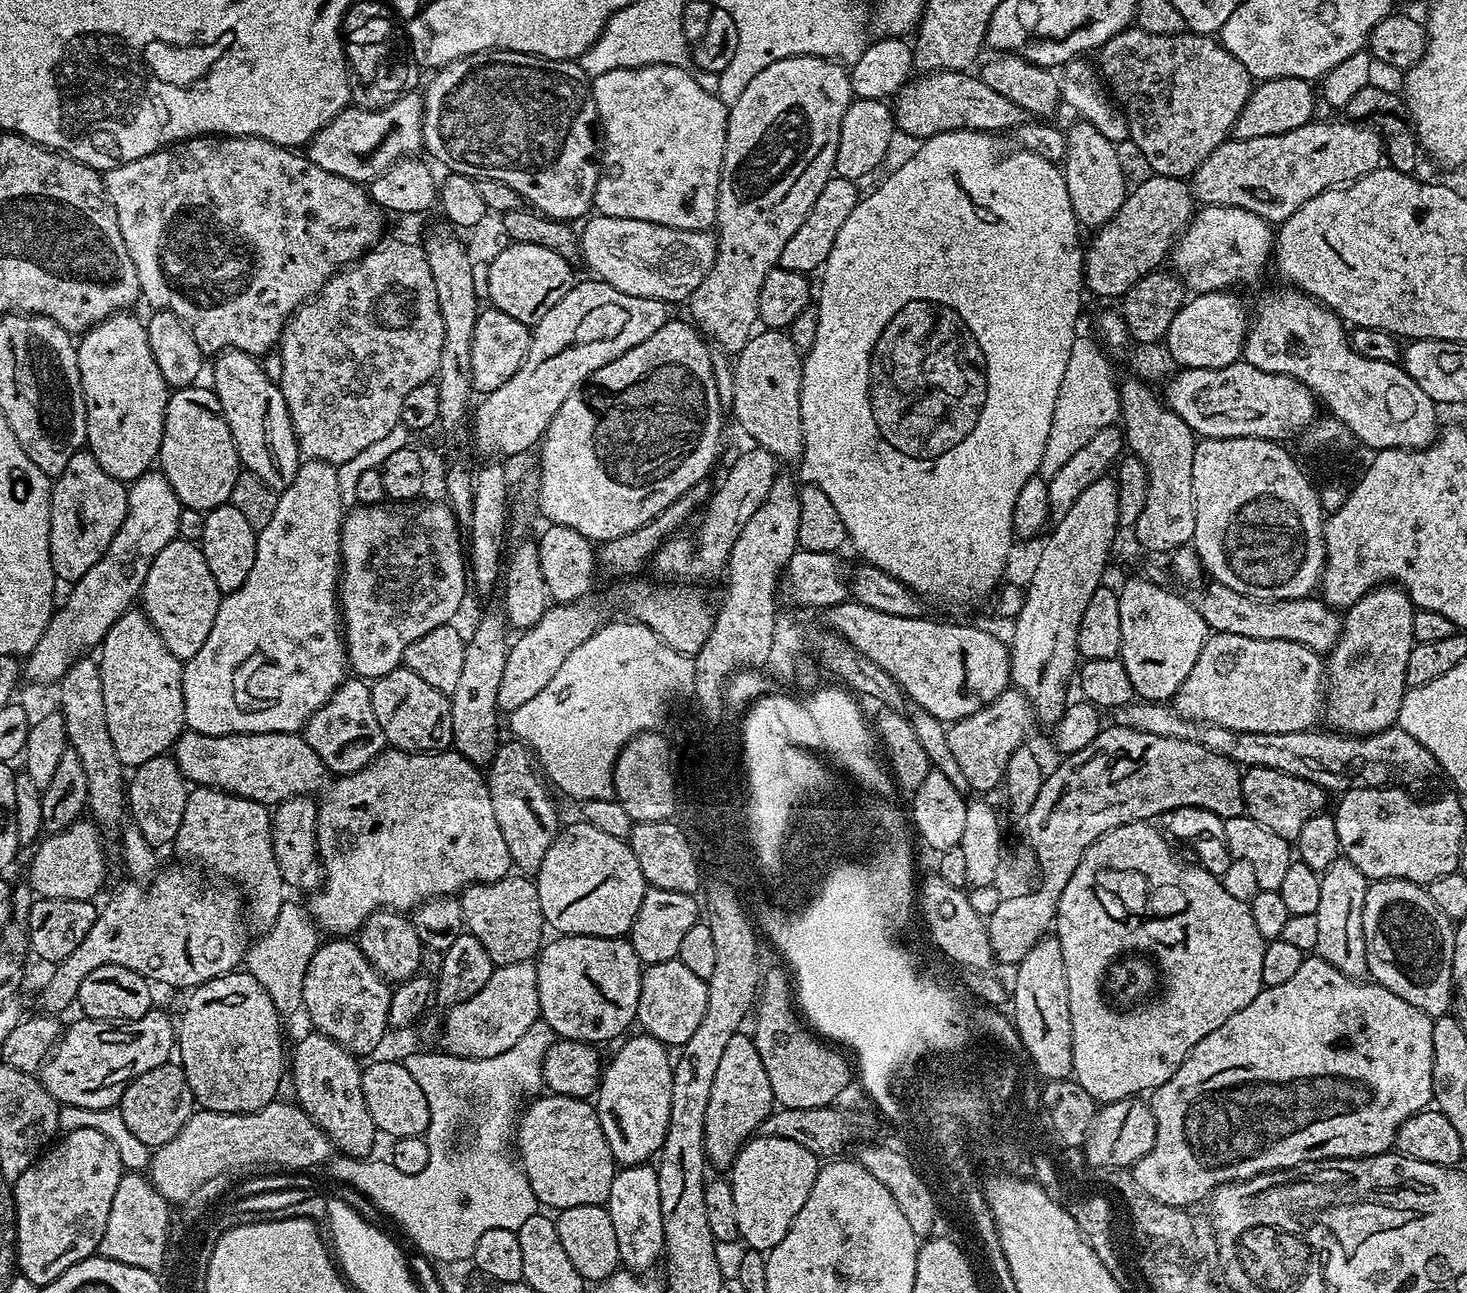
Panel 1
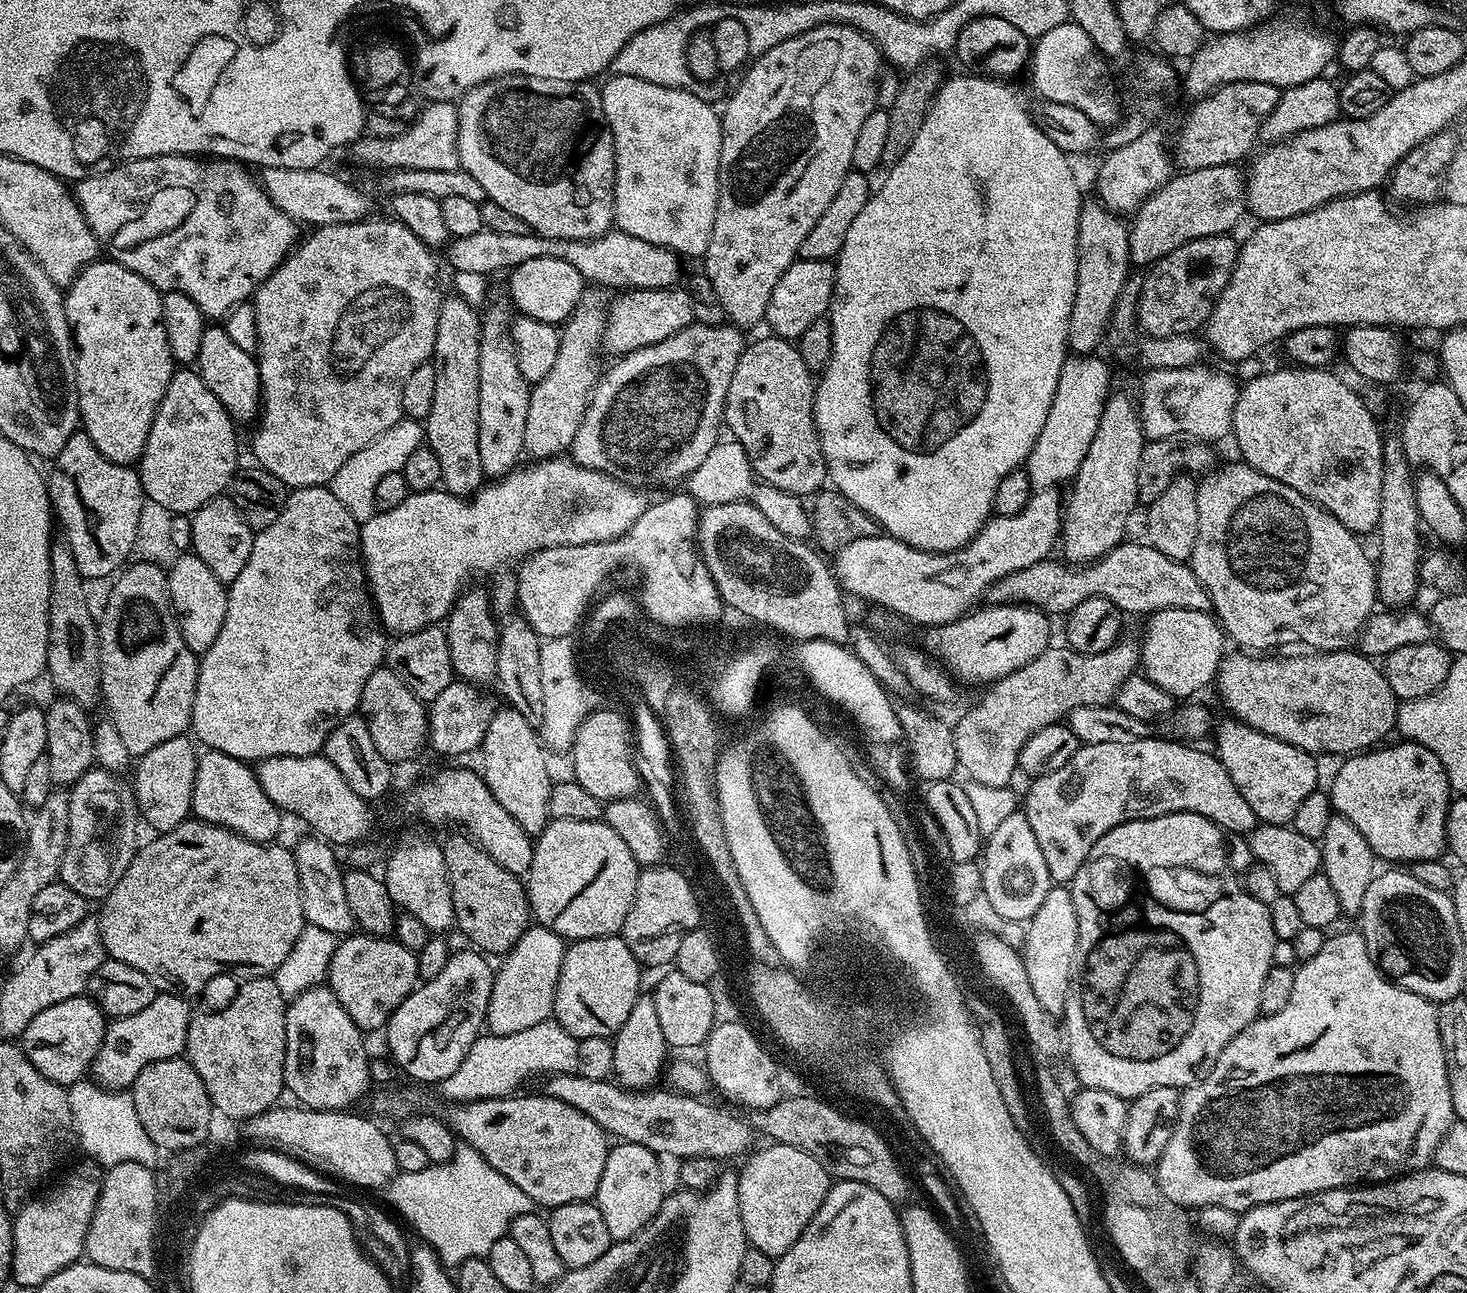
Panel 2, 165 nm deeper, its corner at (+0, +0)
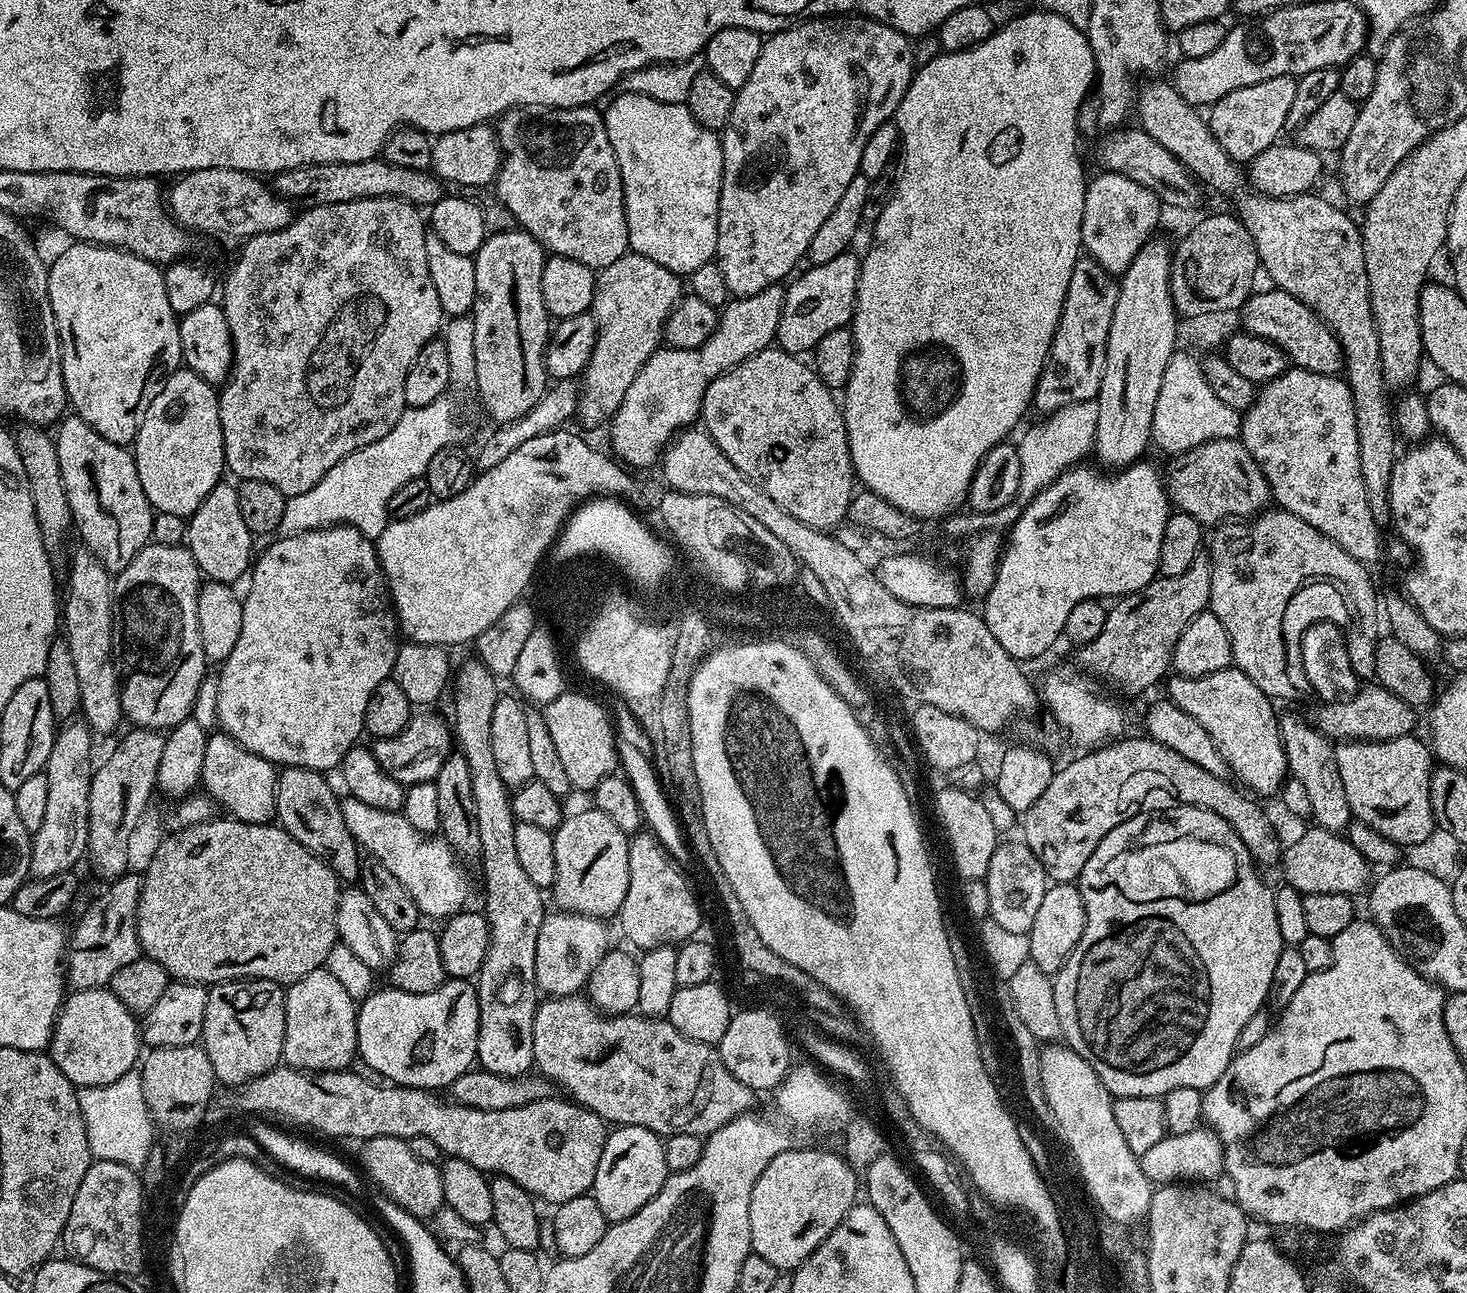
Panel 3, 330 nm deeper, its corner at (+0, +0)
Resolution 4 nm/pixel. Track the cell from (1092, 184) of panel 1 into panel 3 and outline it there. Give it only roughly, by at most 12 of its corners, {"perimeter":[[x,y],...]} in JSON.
{"perimeter":[[1076,261],[1032,404],[1095,400],[1120,285]]}

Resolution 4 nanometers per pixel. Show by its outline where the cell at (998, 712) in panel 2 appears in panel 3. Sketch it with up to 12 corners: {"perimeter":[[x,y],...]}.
{"perimeter":[[1212,565],[1160,576],[1108,608],[1079,667],[1124,692],[1172,668],[1208,608]]}

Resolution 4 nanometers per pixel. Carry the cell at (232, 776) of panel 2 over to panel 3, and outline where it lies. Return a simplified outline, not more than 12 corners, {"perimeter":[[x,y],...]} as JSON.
{"perimeter":[[223,730],[200,784],[233,820],[276,815],[277,765]]}

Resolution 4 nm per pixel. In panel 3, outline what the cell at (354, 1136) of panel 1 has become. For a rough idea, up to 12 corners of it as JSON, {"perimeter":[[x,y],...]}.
{"perimeter":[[327,967],[284,994],[283,1063],[342,1072],[356,1010]]}

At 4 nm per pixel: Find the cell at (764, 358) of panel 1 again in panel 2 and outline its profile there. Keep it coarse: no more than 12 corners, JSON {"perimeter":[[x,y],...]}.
{"perimeter":[[771,334],[738,358],[723,423],[764,483],[808,498],[828,467],[814,374]]}

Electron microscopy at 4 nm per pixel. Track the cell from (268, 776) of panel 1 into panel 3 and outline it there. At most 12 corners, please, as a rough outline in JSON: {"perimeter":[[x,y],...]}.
{"perimeter":[[340,800],[357,845],[402,882],[421,917],[469,907],[447,840],[403,811]]}

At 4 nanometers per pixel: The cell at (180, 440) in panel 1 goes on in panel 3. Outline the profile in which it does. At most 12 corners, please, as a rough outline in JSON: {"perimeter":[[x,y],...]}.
{"perimeter":[[188,368],[143,409],[153,509],[187,518],[226,465],[217,389]]}

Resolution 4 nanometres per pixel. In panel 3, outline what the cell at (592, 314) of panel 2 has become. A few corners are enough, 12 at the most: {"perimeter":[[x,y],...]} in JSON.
{"perimeter":[[631,250],[596,272],[576,416],[607,425],[661,347],[681,277]]}

